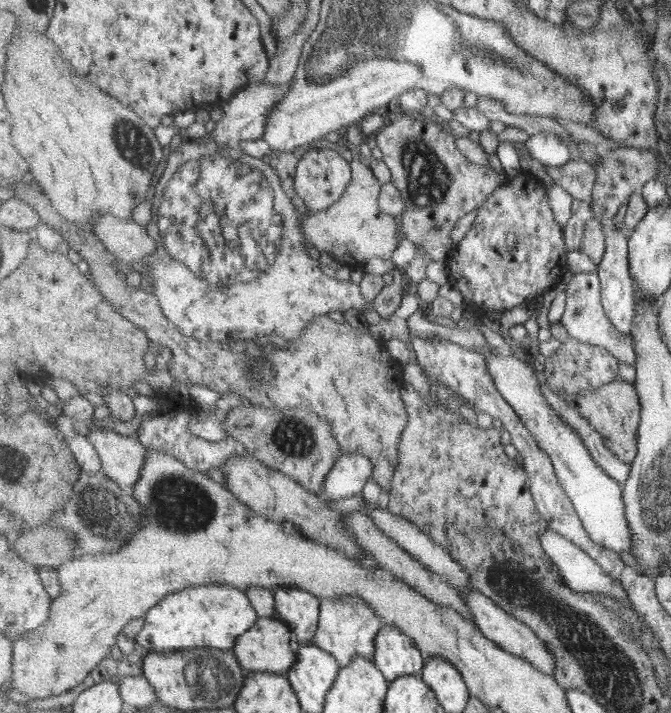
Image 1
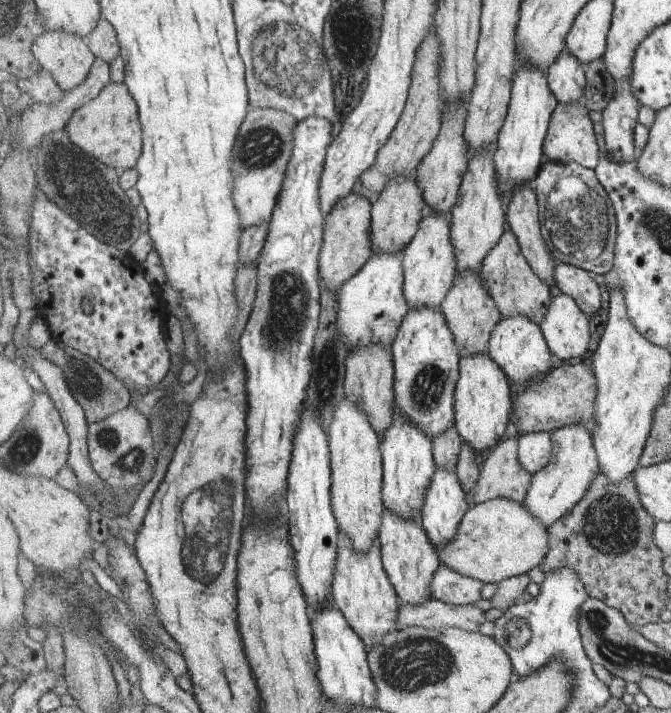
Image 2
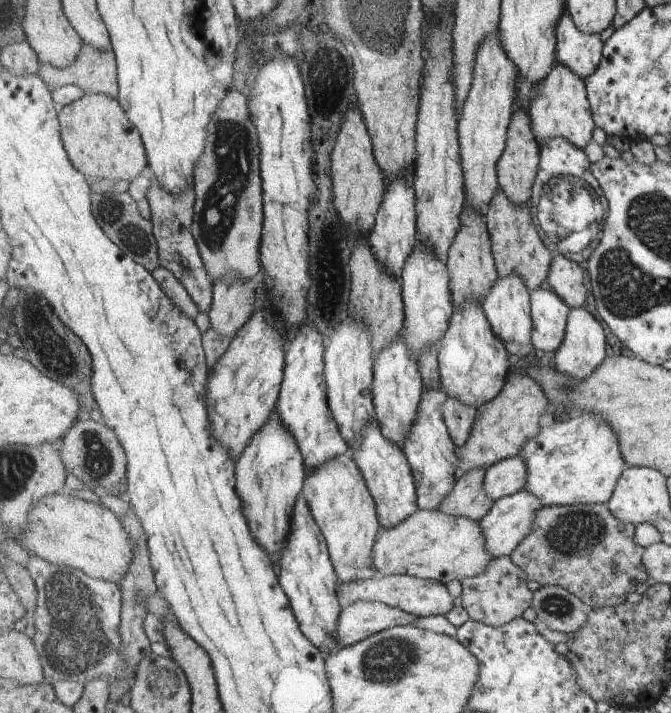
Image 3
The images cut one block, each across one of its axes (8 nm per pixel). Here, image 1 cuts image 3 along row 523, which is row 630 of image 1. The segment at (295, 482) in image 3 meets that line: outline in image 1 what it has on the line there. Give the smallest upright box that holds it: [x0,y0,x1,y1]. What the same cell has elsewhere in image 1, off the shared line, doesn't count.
[233,617,301,674]

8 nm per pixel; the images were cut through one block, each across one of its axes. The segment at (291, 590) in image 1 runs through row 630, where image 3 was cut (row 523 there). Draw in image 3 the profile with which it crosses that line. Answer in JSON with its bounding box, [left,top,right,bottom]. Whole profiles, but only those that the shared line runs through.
[278,495,342,657]

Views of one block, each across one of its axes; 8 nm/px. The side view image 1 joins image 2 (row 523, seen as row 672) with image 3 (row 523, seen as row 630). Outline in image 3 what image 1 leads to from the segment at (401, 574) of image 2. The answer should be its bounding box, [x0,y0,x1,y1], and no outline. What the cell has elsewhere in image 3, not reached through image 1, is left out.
[353,422,420,529]

